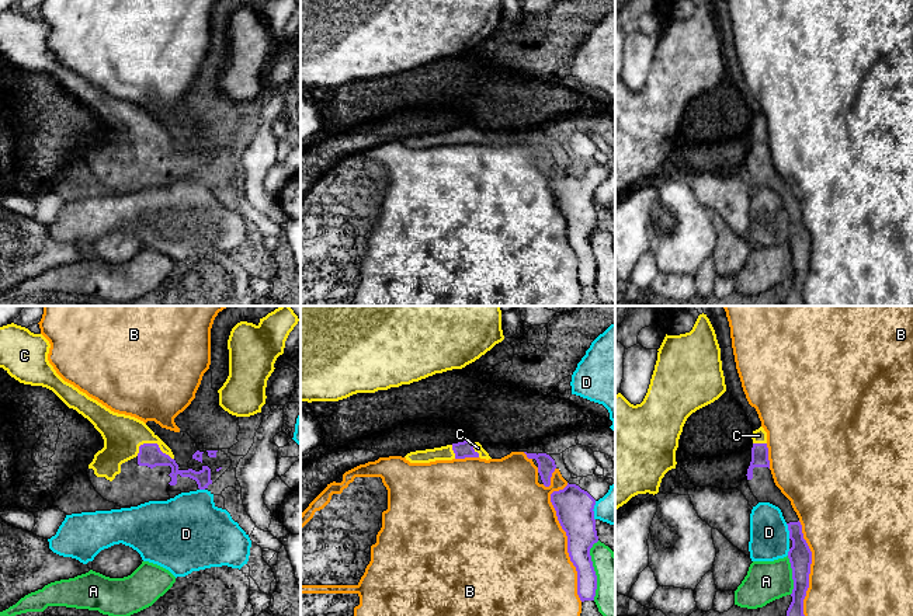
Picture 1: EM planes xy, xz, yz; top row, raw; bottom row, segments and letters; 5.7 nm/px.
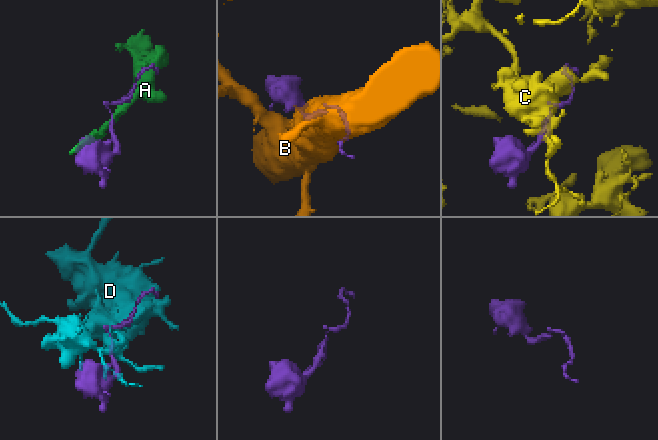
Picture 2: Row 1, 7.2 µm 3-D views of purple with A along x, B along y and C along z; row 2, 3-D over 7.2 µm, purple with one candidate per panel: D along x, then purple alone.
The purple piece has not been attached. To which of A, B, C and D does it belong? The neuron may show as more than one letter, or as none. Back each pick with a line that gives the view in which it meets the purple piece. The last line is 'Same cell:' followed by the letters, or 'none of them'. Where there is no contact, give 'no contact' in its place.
C: contact in xy
Same cell: C

